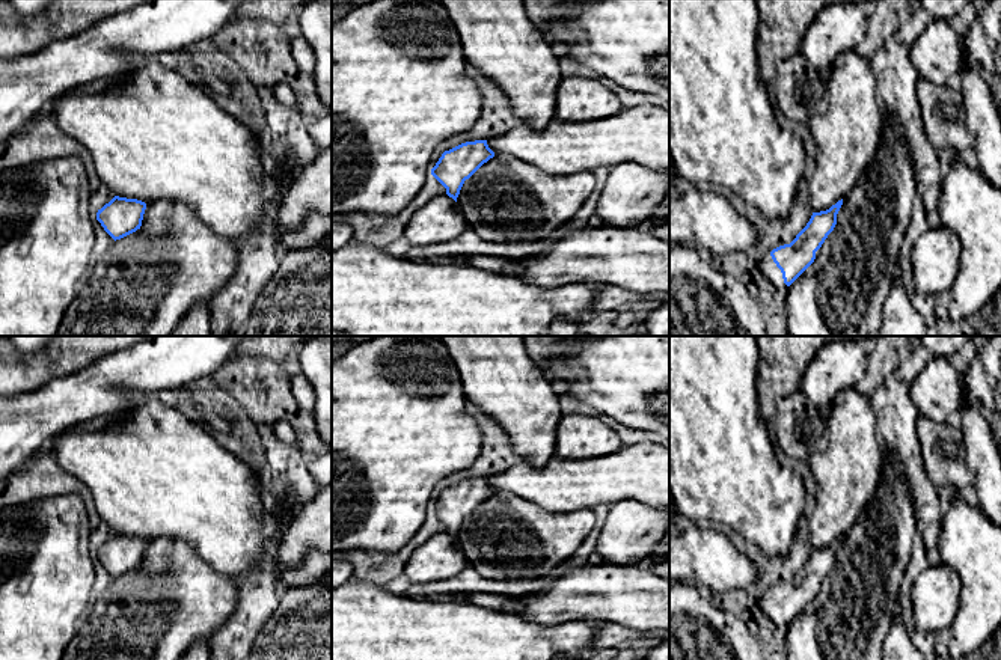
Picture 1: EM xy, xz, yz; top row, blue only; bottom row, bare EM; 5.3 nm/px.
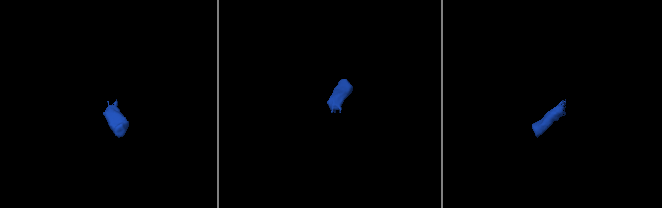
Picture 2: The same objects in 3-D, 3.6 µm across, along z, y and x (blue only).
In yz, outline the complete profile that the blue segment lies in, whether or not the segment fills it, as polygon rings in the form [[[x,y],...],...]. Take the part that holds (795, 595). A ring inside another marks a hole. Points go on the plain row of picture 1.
[[[843,536],[826,548],[813,550],[807,564],[790,582],[755,592],[758,615],[773,636],[781,637],[787,625],[814,600],[816,589],[837,562],[841,542]]]

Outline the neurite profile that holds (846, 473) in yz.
[[[849,387],[837,393],[829,407],[826,423],[829,431],[828,448],[825,451],[811,452],[810,458],[807,460],[816,484],[816,493],[813,497],[814,506],[807,523],[808,539],[813,550],[829,547],[852,529],[859,512],[874,496],[883,463],[883,443],[877,432],[877,417],[871,407],[870,398],[858,392],[856,387]]]

